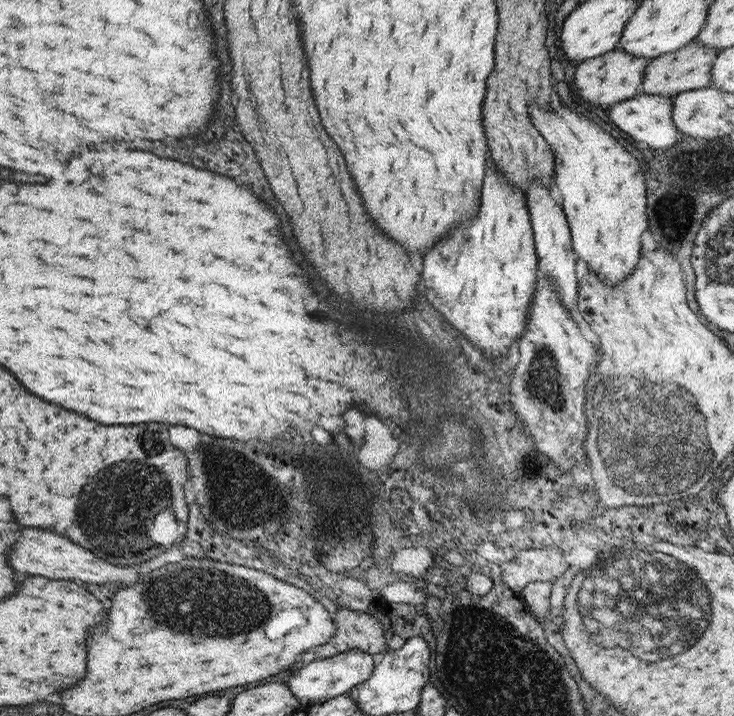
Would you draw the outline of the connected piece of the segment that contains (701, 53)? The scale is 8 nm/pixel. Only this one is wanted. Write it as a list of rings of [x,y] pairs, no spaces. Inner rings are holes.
[[[693,38],[673,52],[656,56],[650,59],[645,67],[639,93],[657,96],[667,95],[673,98],[680,92],[705,88],[710,85],[711,67],[717,54],[718,50],[703,46]]]

